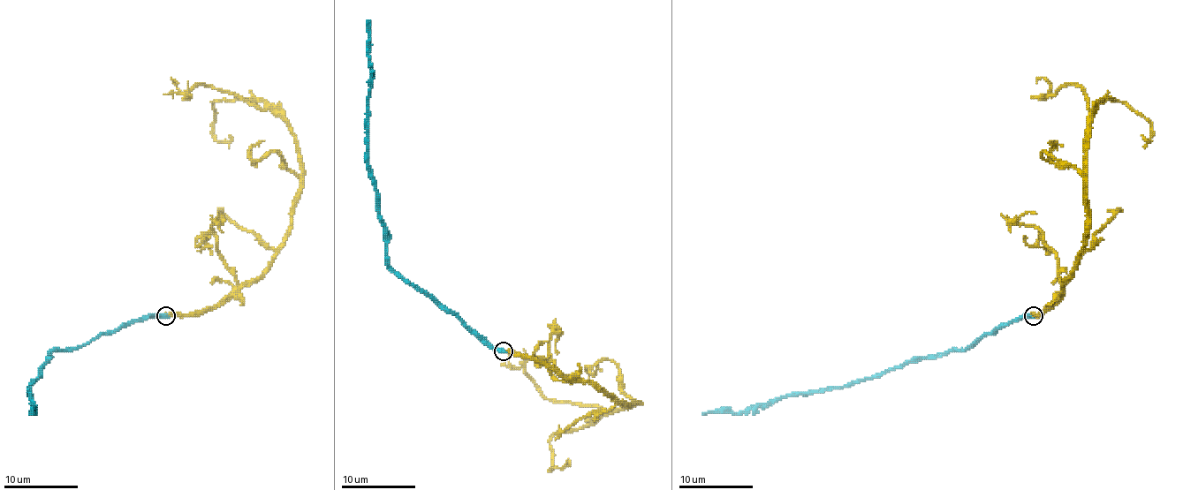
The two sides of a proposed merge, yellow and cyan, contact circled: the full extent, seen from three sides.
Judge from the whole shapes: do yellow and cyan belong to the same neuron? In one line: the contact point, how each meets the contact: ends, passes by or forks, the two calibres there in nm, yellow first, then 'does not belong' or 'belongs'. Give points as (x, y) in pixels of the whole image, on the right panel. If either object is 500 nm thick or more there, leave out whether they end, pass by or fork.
(1033, 315) | yellow ends | cyan ends | 260/400 nm | does not belong

